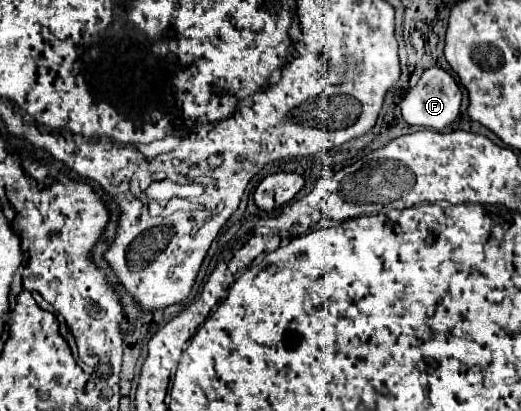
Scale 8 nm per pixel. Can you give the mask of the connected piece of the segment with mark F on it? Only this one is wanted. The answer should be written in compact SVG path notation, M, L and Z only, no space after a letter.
M427 68L419 82L407 90L407 94L401 100L401 114L403 120L411 126L423 126L423 128L433 128L433 130L443 130L449 126L457 116L461 108L461 88L455 82L455 78L445 72L443 68Z

